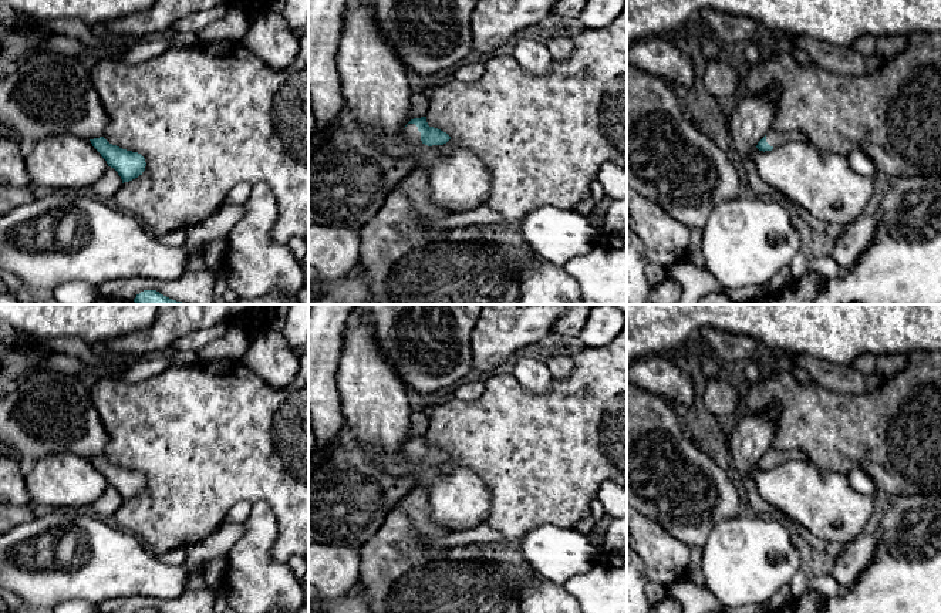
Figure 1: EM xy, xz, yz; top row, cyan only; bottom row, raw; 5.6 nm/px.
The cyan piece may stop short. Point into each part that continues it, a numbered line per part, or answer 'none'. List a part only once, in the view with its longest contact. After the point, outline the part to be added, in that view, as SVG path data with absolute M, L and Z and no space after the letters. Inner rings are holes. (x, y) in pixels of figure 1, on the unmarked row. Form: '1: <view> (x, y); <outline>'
1: xz (411, 450); M408 442L404 448L404 454L411 459L422 461L421 451L418 449L418 445L415 442Z

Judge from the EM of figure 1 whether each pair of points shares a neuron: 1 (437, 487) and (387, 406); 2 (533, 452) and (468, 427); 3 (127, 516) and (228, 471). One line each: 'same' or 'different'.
1: same
2: same
3: same

